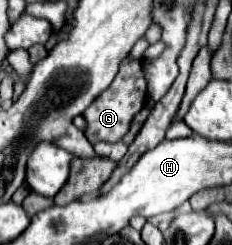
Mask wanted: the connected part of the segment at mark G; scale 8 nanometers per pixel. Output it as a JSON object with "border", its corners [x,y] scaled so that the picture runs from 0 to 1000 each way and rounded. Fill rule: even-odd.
{"border":[[[530,245],[513,302],[478,335],[478,351],[444,384],[427,384],[409,400],[409,416],[366,449],[366,465],[358,465],[358,482],[375,490],[366,555],[392,571],[392,588],[409,588],[427,571],[453,571],[453,580],[522,571],[547,547],[573,473],[616,441],[625,408],[634,408],[634,335],[616,318],[608,253],[599,245],[582,245],[582,253]]]}

